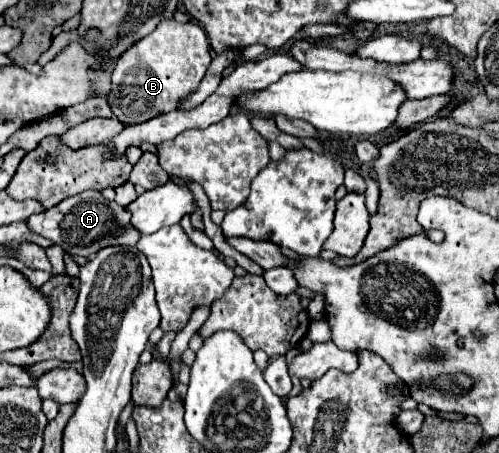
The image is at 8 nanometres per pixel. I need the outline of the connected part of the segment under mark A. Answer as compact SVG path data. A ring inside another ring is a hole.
M84 191L80 195L68 197L62 203L54 205L52 209L32 215L28 219L28 227L34 233L44 235L52 243L66 249L66 253L82 257L88 257L108 245L136 245L138 239L142 237L140 231L134 231L134 227L130 227L130 213L124 207L116 205L114 201L104 199L100 191ZM64 223L66 223L66 239L64 239Z

